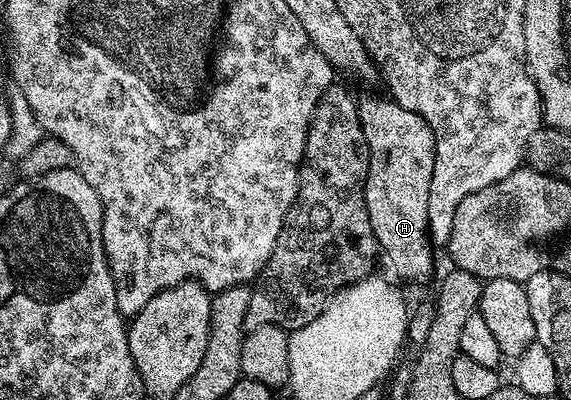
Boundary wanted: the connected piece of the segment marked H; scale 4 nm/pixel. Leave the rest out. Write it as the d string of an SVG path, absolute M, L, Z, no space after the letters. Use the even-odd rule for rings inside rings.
M365 98L357 102L365 145L369 151L365 207L380 253L389 257L394 272L409 282L425 282L433 274L434 247L429 237L427 200L431 192L437 145L423 116L385 98ZM395 178L400 178L400 188L396 192Z

